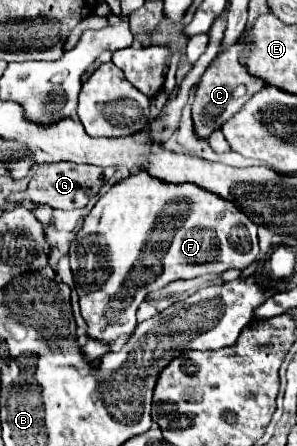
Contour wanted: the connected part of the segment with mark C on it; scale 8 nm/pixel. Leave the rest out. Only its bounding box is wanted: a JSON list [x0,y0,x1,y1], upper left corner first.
[192,40,264,138]

